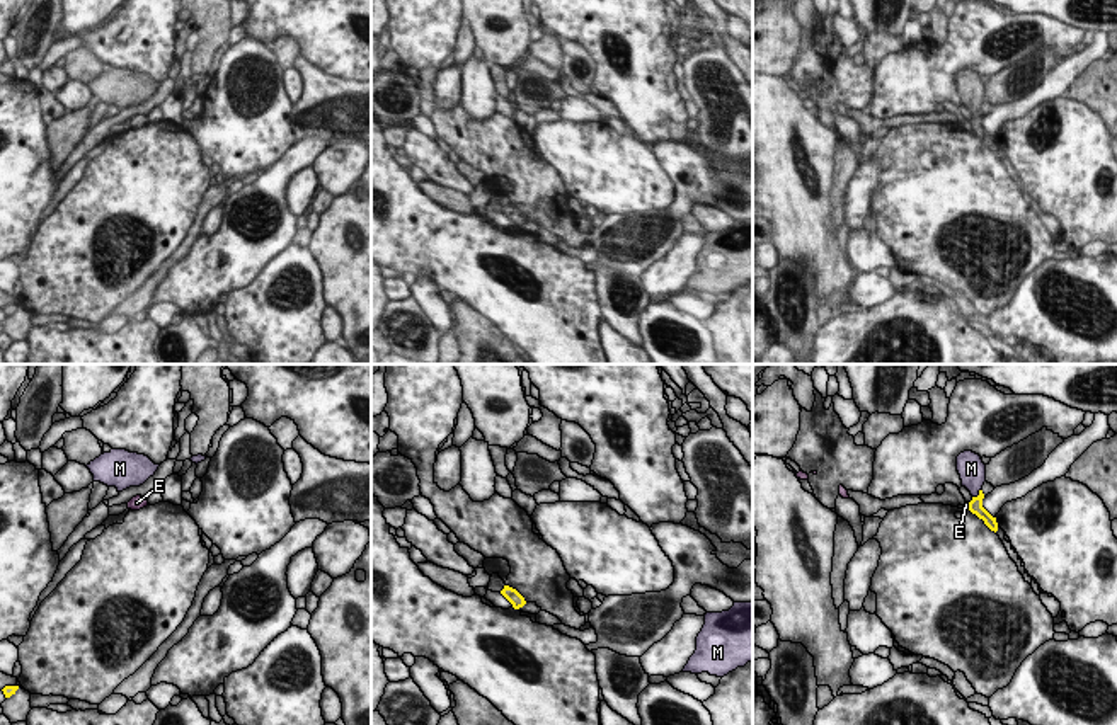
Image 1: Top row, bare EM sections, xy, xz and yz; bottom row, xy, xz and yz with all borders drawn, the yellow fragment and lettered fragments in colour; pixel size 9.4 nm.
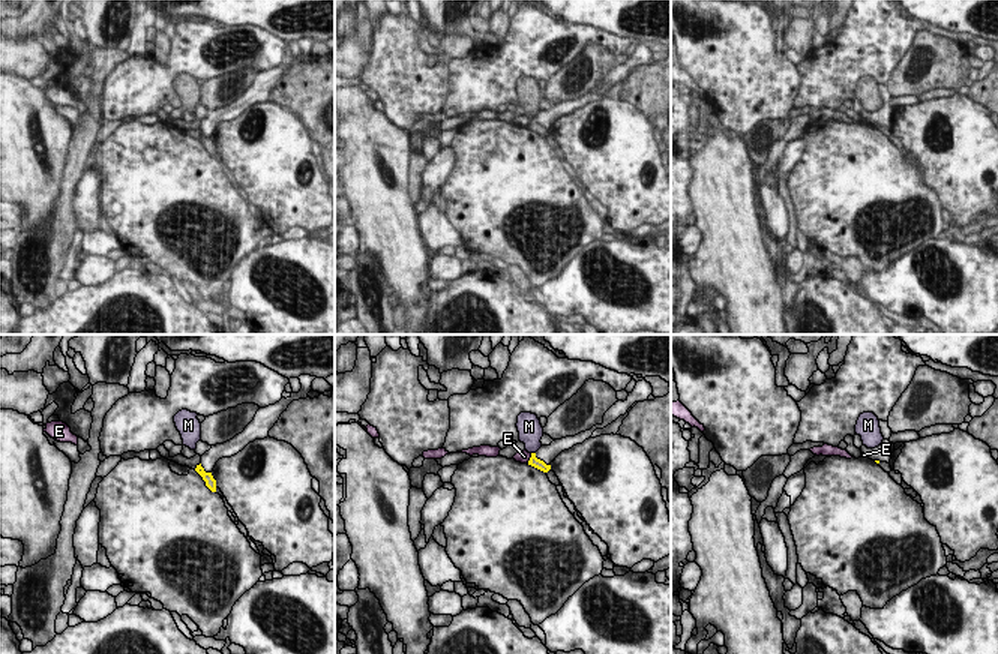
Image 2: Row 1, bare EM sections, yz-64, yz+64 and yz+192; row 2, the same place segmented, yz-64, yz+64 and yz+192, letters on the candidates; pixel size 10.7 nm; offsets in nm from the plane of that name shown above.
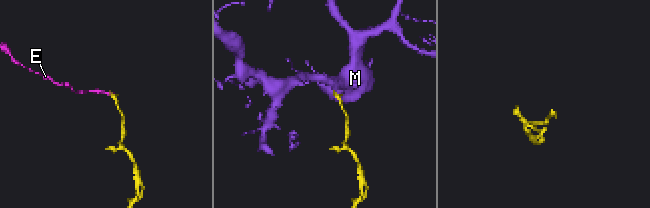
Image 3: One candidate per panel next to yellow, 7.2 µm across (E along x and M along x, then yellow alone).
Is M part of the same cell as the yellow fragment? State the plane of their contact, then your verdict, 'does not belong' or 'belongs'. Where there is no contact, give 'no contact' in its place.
contact in yz; belongs

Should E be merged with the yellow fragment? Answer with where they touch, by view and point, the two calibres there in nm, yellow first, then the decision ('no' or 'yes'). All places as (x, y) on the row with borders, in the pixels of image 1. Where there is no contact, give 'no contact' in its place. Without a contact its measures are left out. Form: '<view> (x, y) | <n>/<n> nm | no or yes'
yz (969, 506) | 130/50 nm | no

